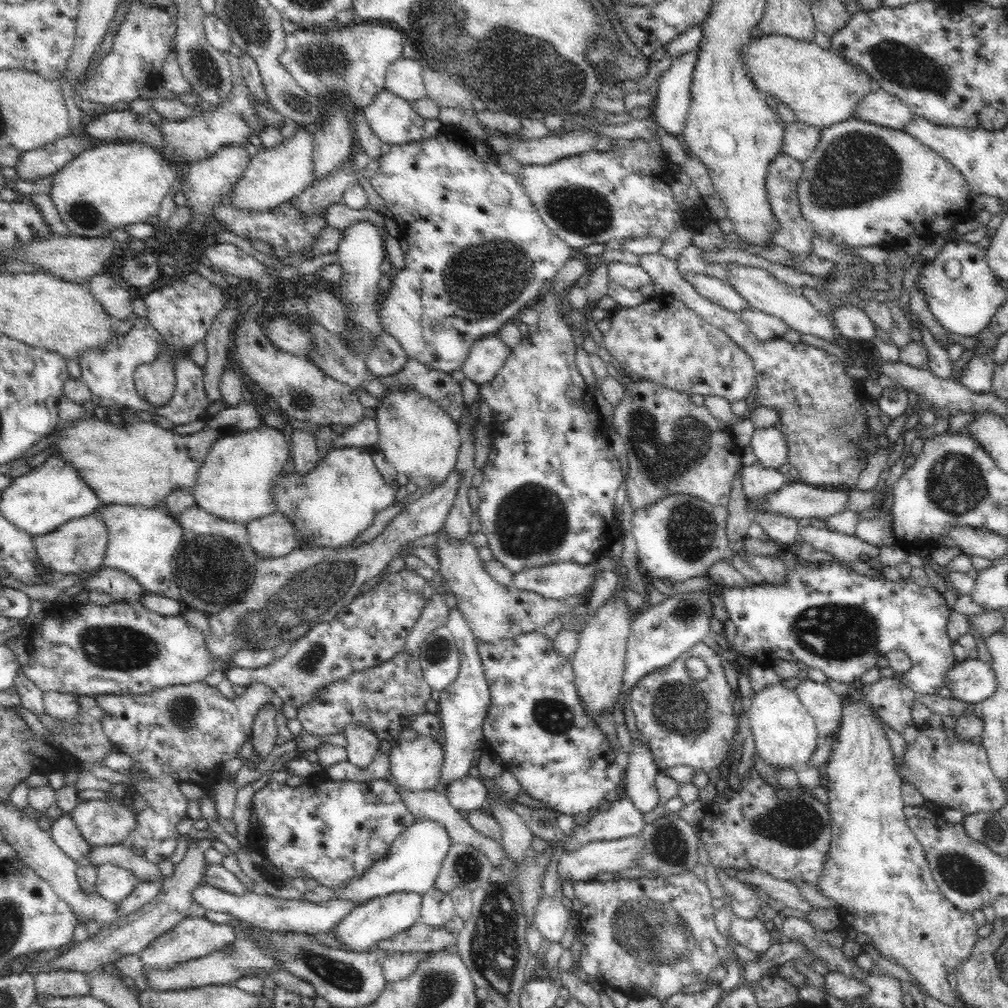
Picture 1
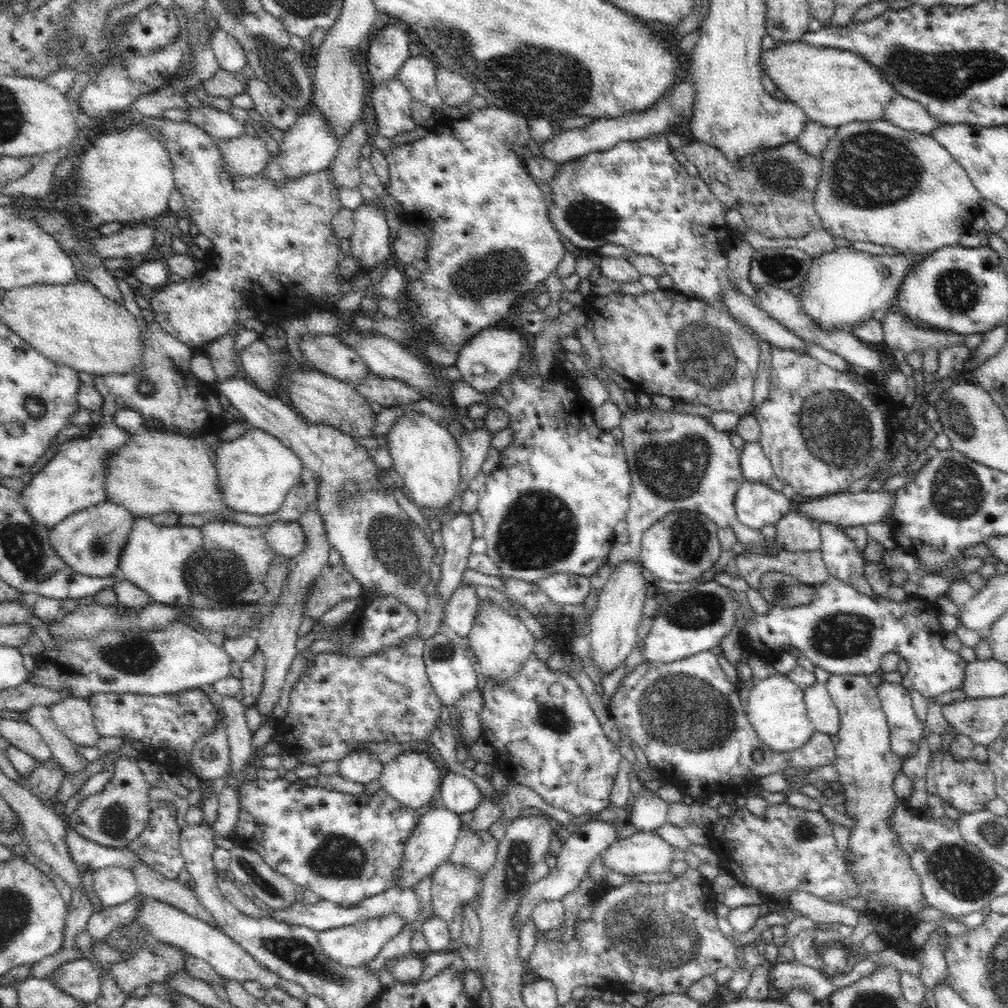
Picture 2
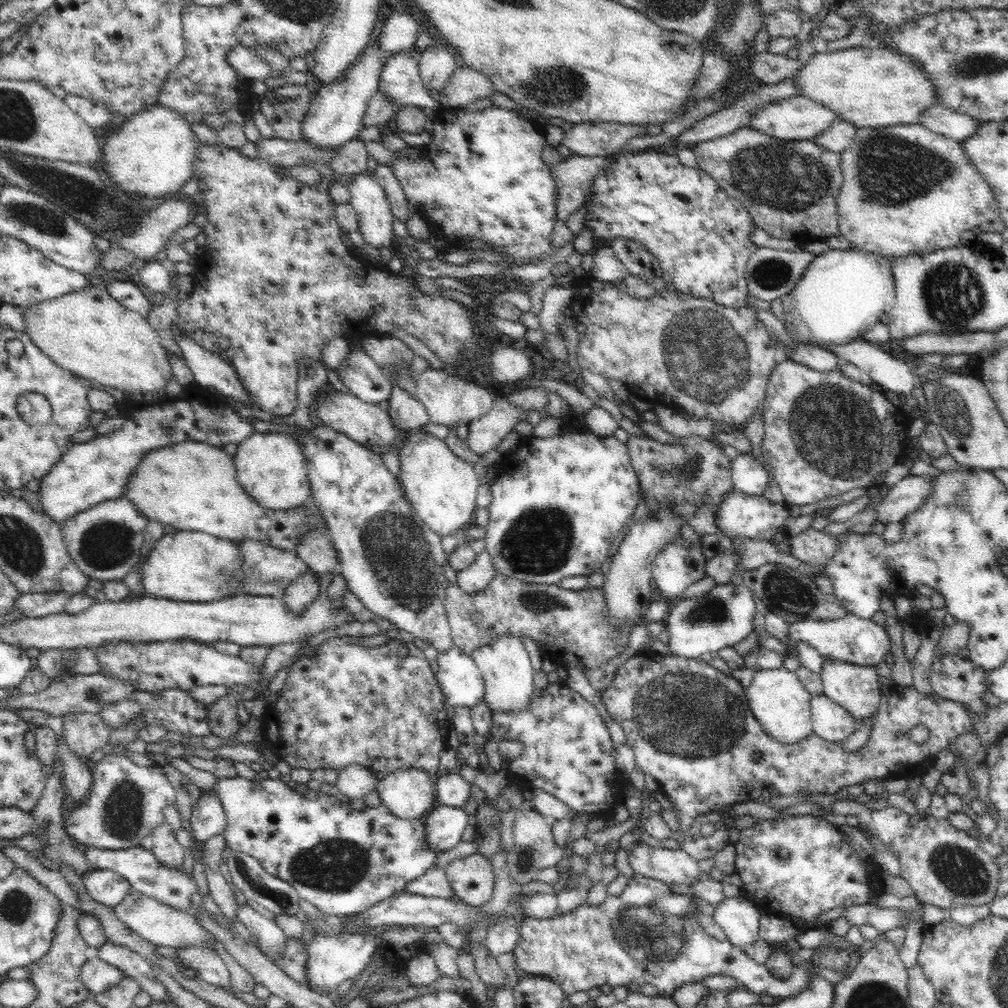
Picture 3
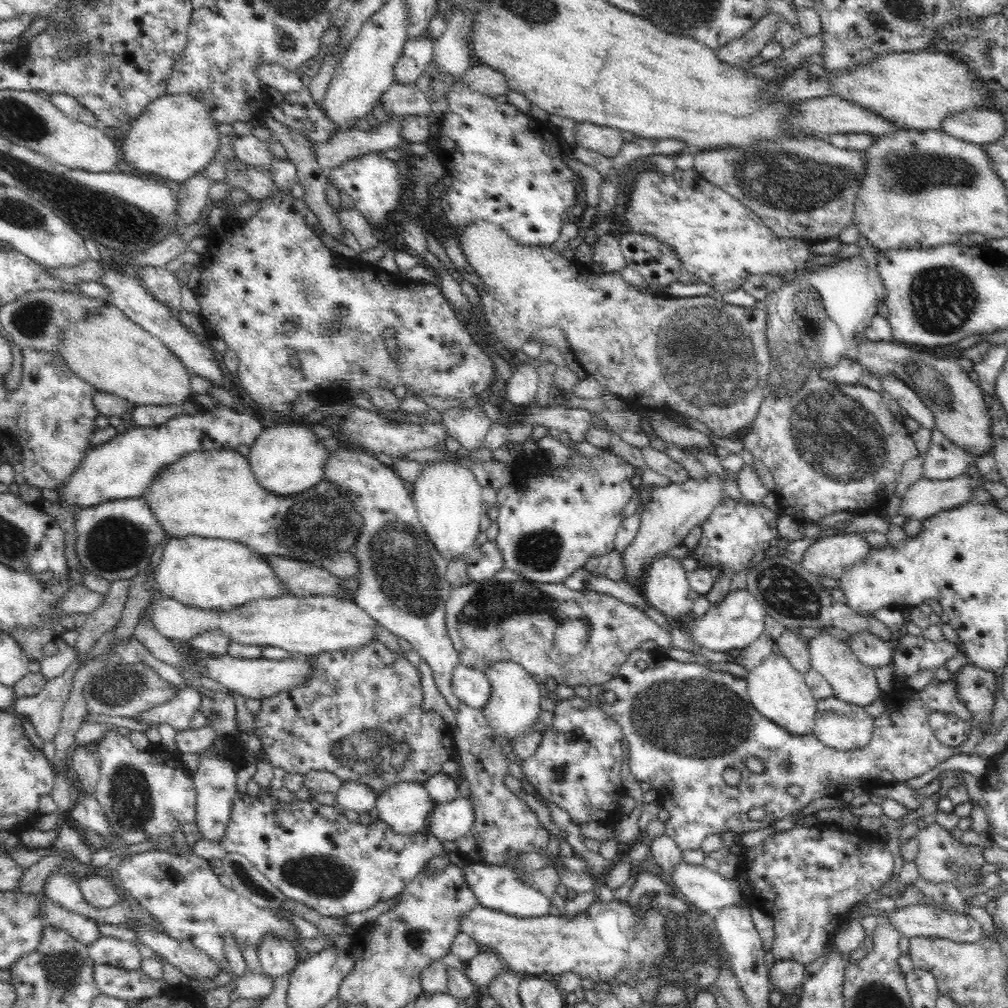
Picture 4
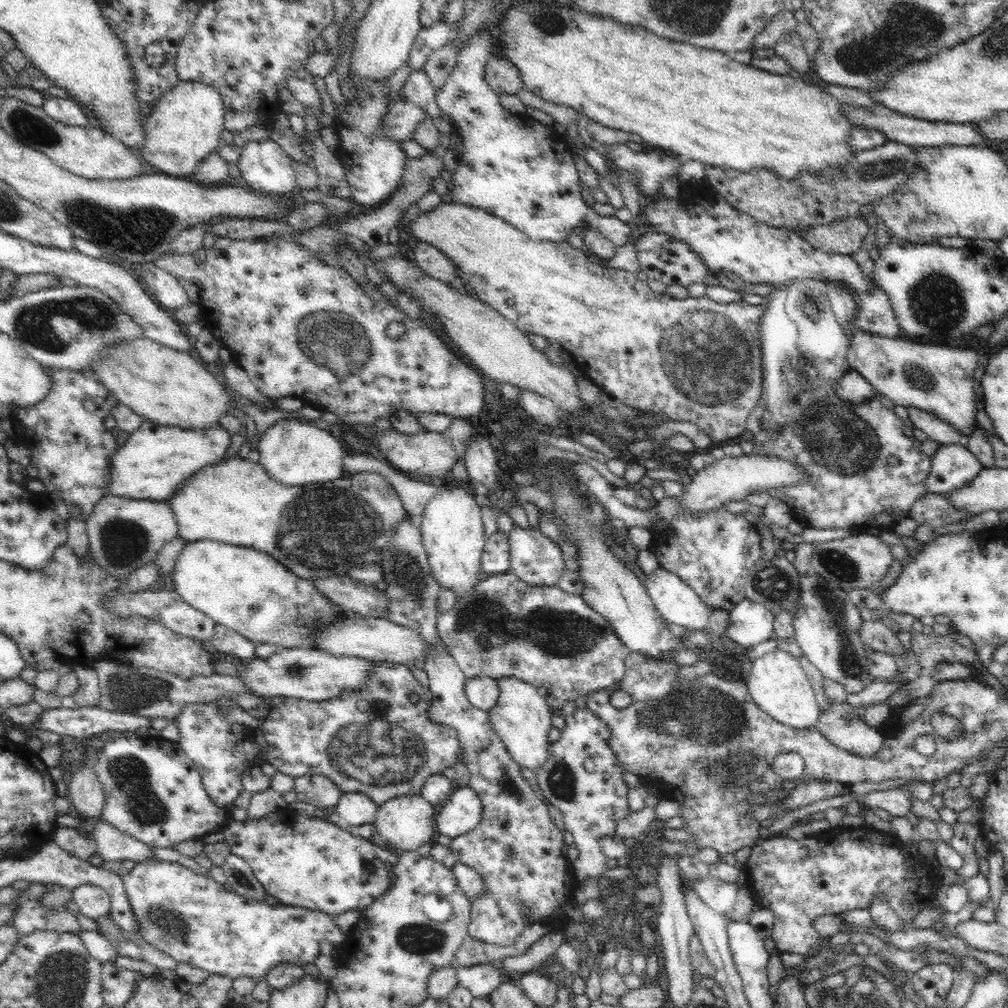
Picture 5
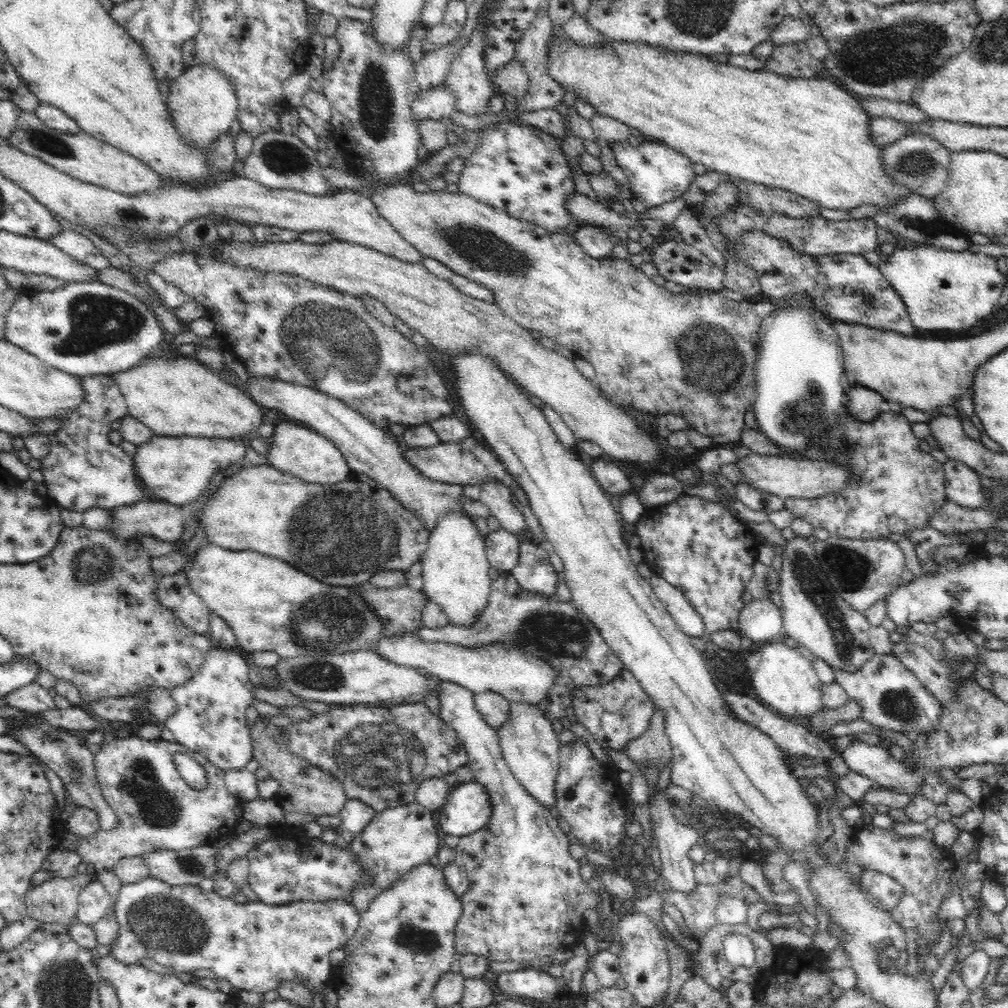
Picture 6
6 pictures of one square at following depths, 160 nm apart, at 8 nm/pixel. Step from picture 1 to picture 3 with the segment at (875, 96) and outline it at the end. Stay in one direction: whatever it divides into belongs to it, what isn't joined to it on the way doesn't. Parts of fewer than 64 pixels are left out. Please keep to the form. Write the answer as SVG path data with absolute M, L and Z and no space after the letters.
M942 102L927 108L919 119L928 130L959 143L975 135L984 124L984 121L958 112Z

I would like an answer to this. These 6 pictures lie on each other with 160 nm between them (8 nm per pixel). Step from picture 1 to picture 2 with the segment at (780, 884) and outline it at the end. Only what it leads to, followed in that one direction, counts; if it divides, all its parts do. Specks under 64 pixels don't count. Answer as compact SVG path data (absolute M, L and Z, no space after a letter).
M794 891L786 900L786 906L802 912L820 924L845 924L855 928L861 912L842 903L828 902L806 891Z

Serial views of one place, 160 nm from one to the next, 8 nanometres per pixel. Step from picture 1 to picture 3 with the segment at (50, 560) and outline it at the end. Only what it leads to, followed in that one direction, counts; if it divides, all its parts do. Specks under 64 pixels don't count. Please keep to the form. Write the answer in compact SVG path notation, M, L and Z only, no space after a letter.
M122 496L95 504L61 523L63 541L76 566L88 577L119 581L140 562L140 550L150 520Z

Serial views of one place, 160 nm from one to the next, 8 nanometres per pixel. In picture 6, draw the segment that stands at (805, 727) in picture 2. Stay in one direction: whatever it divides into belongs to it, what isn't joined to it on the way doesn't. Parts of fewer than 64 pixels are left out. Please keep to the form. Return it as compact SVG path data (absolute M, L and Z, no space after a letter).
M769 643L759 649L762 660L752 674L752 686L760 701L782 717L790 720L803 721L823 708L823 683L815 672L814 662L804 657L798 649L787 643Z

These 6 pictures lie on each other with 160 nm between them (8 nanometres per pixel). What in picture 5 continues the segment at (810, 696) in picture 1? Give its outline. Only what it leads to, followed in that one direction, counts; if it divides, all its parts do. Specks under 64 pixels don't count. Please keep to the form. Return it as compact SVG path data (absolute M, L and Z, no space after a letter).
M846 702L833 703L832 708L826 714L821 714L821 718L815 726L824 737L832 741L832 744L849 752L851 755L875 757L883 749L884 738L878 733L877 728L864 724L864 713L865 710L857 712L855 708L849 706Z

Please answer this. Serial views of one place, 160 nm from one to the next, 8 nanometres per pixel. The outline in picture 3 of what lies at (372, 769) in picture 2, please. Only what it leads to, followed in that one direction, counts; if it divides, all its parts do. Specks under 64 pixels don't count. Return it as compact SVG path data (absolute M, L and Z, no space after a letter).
M352 765L343 771L338 771L338 790L348 800L362 799L376 791L378 780L368 773L368 769Z

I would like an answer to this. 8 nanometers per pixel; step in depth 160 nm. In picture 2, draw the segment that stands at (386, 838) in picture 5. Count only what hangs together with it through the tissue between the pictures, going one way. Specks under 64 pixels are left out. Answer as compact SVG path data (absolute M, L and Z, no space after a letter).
M406 751L391 761L383 764L379 781L384 793L388 794L406 808L419 809L431 802L436 789L440 787L442 774L438 767L439 761L424 752Z

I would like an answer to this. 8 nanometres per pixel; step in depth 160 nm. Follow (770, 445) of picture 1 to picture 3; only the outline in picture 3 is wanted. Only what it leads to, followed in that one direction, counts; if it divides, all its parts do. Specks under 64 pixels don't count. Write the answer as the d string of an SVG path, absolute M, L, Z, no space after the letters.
M740 453L731 463L734 489L748 496L760 496L772 484L768 466L752 453Z

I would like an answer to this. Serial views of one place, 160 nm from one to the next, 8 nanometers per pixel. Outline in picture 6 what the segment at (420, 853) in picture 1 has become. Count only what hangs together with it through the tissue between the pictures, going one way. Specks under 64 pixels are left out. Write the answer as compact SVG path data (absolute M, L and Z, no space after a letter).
M459 783L452 788L447 802L439 808L440 830L463 837L484 828L491 819L492 799L480 783Z

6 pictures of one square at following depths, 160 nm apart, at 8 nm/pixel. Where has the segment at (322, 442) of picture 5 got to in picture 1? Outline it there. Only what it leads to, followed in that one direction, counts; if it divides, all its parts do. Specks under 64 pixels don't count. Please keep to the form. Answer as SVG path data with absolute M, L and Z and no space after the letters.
M262 425L261 428L255 428L251 431L246 431L243 433L235 433L235 434L223 434L220 438L216 438L214 440L214 444L210 448L209 454L206 460L203 462L203 465L199 468L199 476L196 479L195 485L193 486L193 495L196 499L197 506L203 508L213 514L214 516L218 516L223 519L233 520L234 522L244 523L245 525L249 523L251 520L262 518L262 516L266 516L269 514L274 514L279 511L279 508L276 506L275 500L273 499L273 486L275 485L275 480L281 475L286 465L289 464L289 460L292 454L291 442L288 436L284 434L282 431L278 431L276 429L272 429L267 427L266 425Z

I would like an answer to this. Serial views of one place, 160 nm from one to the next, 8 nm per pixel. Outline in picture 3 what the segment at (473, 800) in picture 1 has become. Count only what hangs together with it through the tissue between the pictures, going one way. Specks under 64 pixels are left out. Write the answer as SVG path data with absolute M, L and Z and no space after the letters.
M451 771L436 779L436 803L463 808L471 796L469 782L458 771Z

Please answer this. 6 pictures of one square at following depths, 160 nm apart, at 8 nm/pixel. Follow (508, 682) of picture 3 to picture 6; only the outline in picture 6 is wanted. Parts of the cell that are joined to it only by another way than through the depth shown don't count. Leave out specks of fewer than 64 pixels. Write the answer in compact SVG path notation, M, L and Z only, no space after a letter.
M510 703L512 718L498 730L501 753L510 771L518 783L532 796L540 807L555 808L556 780L560 770L559 748L561 746L552 724L534 705L526 703Z

